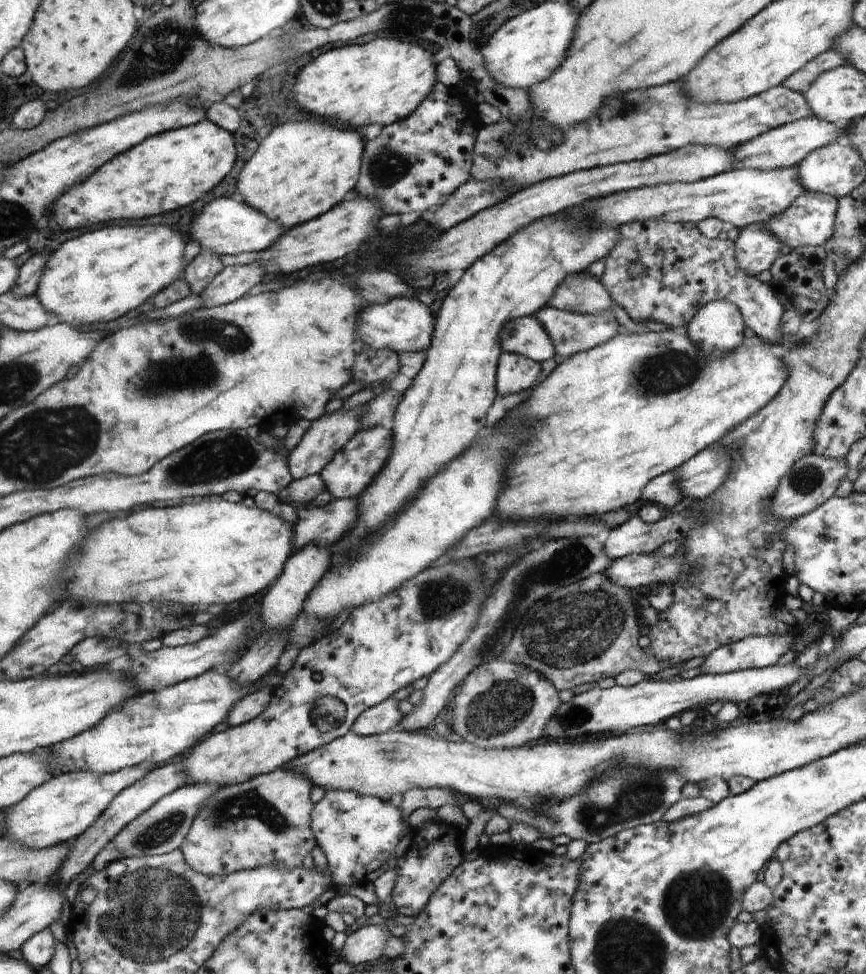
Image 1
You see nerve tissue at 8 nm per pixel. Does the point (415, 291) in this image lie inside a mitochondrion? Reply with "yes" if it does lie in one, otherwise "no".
no

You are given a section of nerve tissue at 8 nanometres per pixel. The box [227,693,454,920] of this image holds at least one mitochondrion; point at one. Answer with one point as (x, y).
(385, 753)

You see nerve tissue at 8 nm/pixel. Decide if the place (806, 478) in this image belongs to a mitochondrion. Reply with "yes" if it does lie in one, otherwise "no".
yes

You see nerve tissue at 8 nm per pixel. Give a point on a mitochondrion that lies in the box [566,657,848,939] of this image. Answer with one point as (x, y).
(635, 798)

